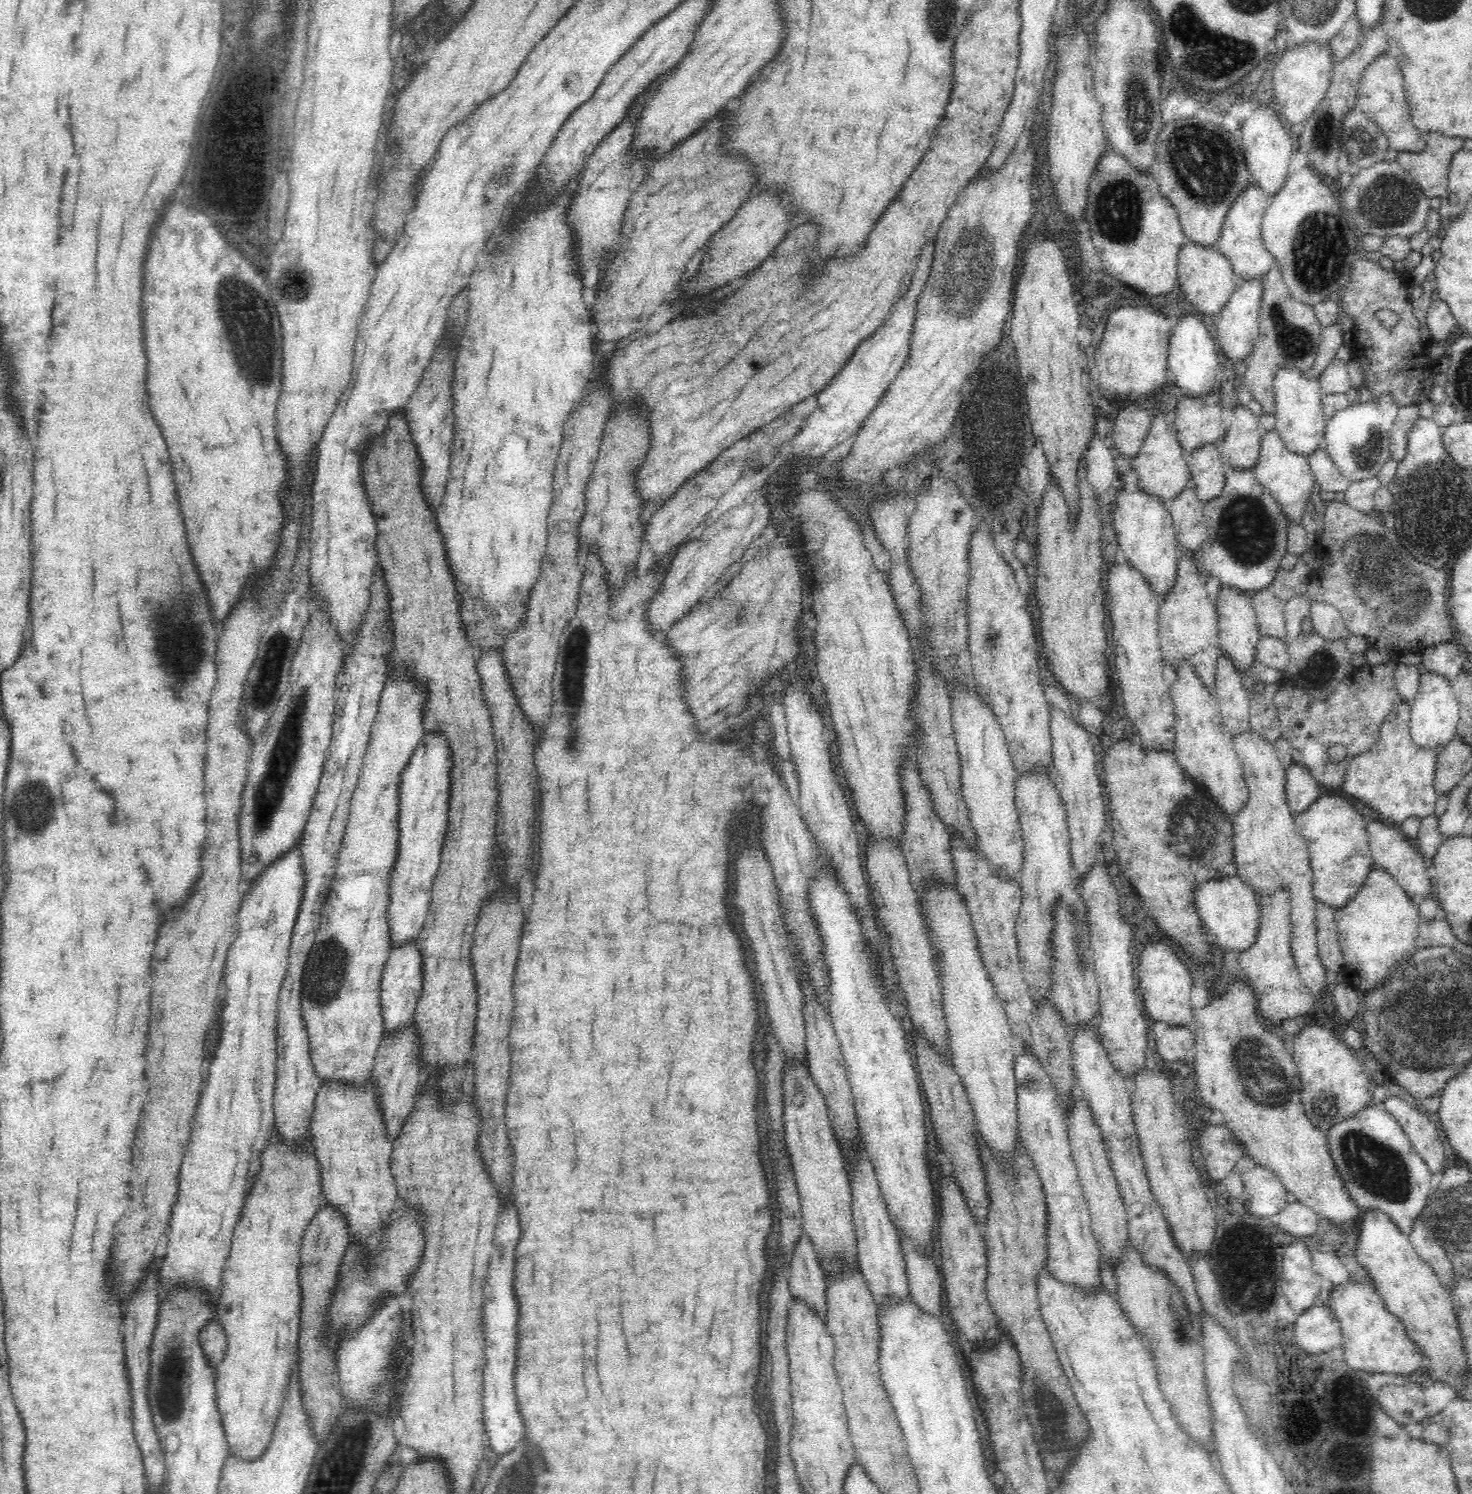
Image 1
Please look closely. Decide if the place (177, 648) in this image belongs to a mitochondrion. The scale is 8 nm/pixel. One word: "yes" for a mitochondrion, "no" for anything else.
yes

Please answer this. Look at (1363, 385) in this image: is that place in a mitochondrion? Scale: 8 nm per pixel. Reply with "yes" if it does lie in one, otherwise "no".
no

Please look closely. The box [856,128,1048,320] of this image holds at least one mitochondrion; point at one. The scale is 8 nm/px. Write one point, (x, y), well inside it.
(973, 272)

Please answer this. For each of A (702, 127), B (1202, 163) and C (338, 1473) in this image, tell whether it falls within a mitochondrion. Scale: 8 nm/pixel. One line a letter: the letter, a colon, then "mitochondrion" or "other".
A: other
B: mitochondrion
C: mitochondrion

